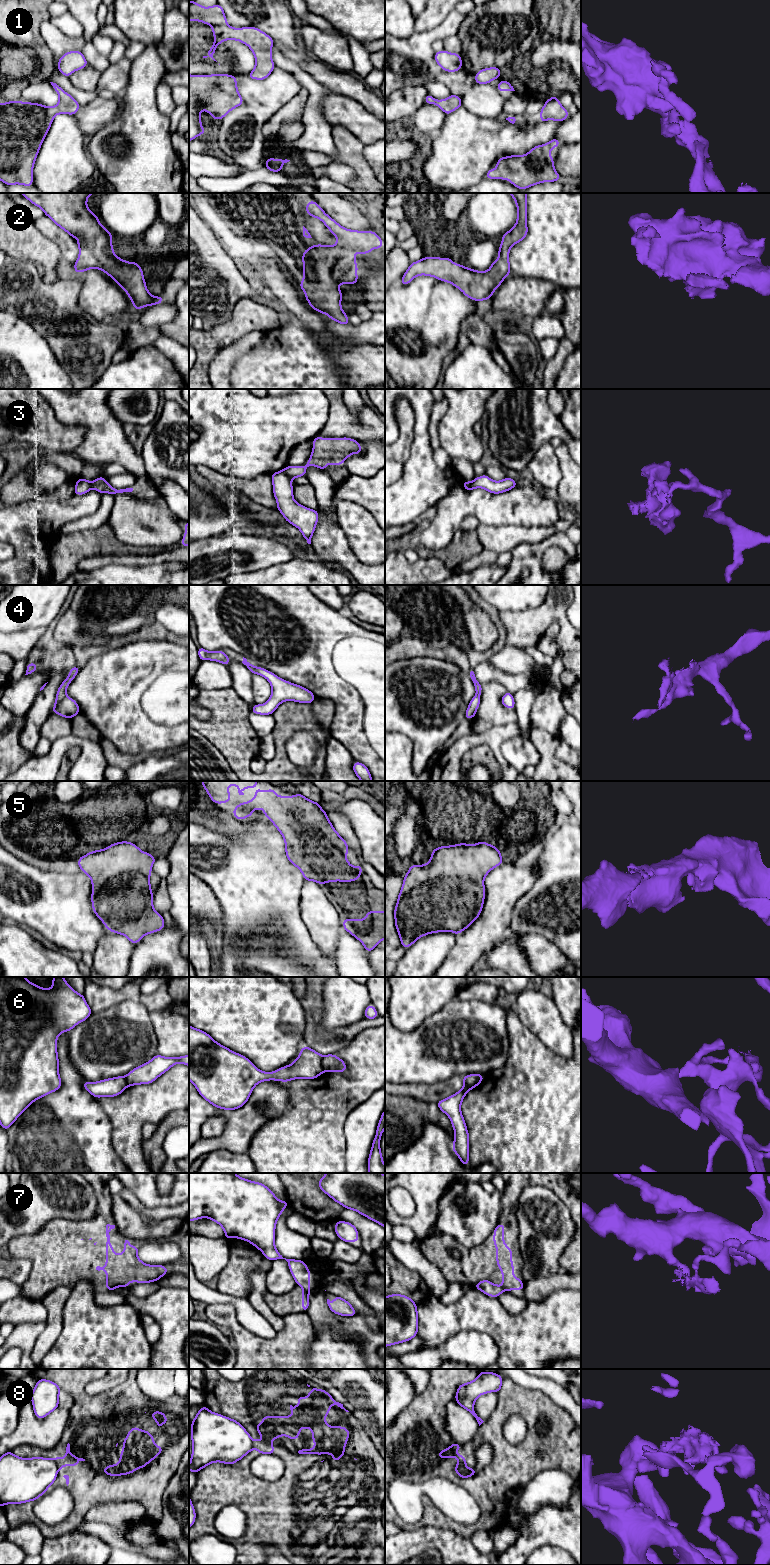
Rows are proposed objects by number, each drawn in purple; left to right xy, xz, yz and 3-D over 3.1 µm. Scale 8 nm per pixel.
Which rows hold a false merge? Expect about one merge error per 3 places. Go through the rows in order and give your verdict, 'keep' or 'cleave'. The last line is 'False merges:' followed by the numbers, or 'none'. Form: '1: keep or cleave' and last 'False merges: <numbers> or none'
1: keep
2: keep
3: cleave
4: keep
5: keep
6: cleave
7: cleave
8: cleave
False merges: 3, 6, 7, 8

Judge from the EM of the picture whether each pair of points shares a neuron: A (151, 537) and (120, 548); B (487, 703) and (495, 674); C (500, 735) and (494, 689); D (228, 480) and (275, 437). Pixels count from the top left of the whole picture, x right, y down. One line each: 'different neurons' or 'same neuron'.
A: different neurons
B: different neurons
C: different neurons
D: different neurons

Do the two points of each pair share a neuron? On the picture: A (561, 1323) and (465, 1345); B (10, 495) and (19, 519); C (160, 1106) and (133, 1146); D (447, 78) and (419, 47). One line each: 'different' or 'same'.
A: different
B: different
C: same
D: same

